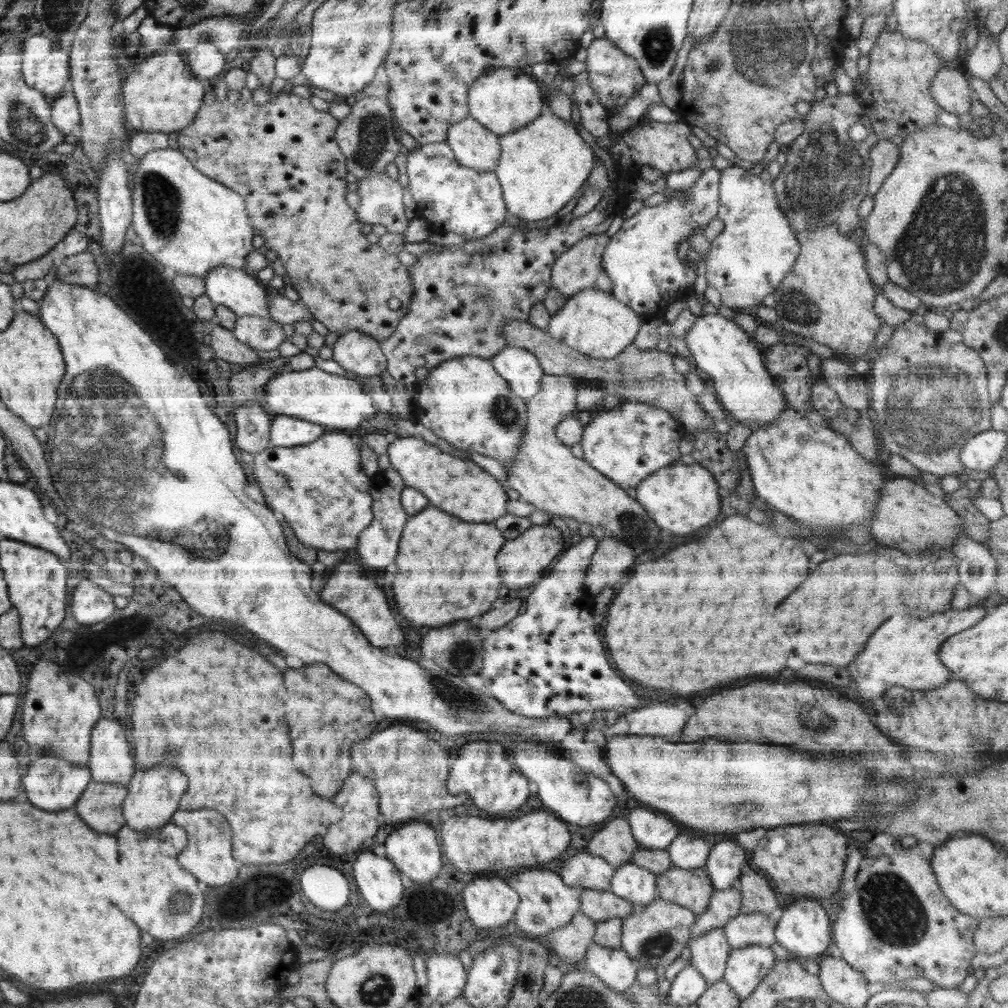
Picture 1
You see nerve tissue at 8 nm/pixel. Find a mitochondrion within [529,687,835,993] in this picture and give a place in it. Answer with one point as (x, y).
(662, 941)

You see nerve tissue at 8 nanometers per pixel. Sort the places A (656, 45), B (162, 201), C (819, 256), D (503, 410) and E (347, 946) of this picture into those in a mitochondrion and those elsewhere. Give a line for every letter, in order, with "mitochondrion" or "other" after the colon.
A: mitochondrion
B: mitochondrion
C: other
D: mitochondrion
E: other

